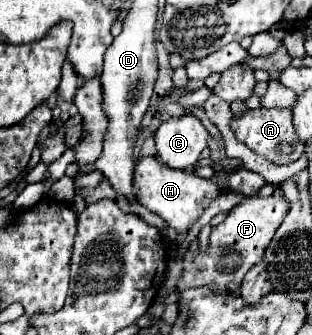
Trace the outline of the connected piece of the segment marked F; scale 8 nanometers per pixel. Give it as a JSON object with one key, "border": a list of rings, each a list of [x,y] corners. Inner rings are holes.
{"border":[[[252,196],[244,198],[238,206],[228,212],[228,218],[212,228],[208,252],[188,252],[184,258],[184,272],[178,282],[178,290],[208,286],[214,292],[226,294],[240,288],[246,272],[264,258],[264,250],[272,240],[274,232],[288,216],[292,202],[286,196]]]}

